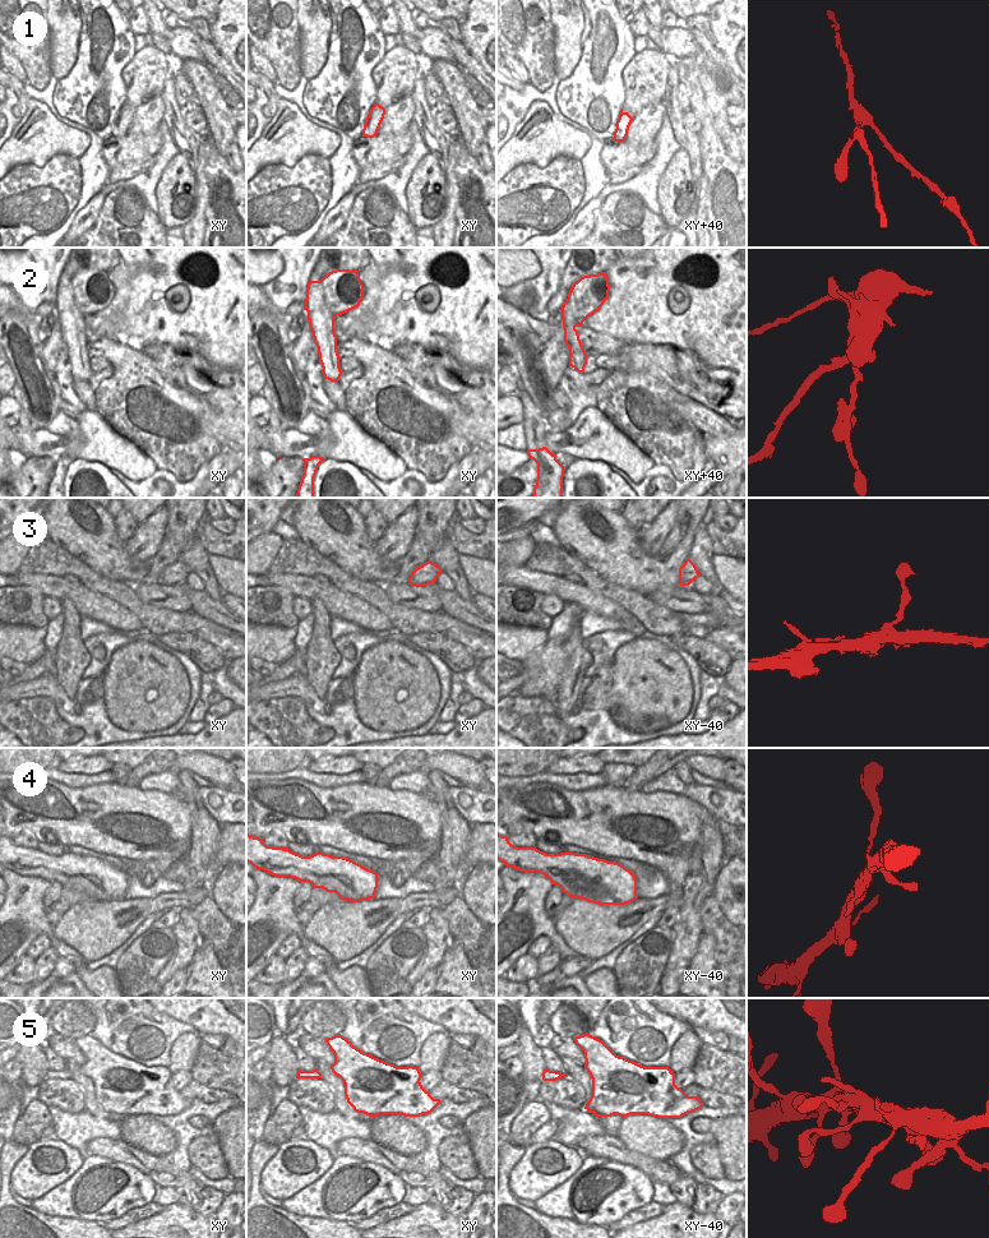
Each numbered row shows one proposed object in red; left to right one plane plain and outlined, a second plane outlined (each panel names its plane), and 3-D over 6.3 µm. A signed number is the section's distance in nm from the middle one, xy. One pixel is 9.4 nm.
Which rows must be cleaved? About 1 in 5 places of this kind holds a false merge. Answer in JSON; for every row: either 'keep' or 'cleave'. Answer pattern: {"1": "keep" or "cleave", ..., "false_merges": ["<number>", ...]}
{"1": "cleave", "2": "cleave", "3": "keep", "4": "keep", "5": "keep", "false_merges": ["1", "2"]}

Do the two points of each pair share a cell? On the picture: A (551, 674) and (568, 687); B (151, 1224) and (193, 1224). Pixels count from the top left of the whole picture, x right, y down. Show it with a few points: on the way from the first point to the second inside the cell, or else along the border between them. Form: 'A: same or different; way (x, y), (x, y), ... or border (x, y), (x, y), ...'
A: different; border (567, 652), (554, 705)
B: same; way (161, 1224), (183, 1224)

